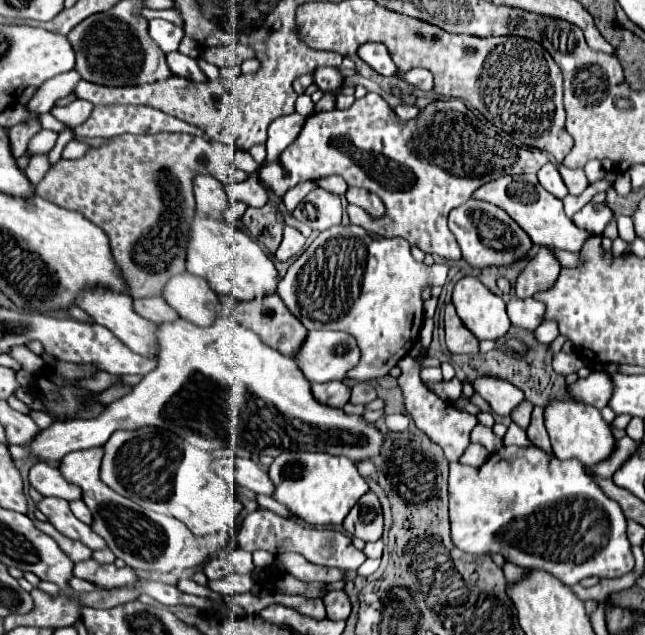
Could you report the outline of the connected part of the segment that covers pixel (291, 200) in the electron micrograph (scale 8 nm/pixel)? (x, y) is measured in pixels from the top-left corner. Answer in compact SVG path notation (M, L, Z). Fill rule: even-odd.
M299 183L299 185L295 185L289 193L285 193L285 197L283 197L283 203L285 203L285 209L295 209L297 205L299 205L299 201L309 193L309 191L313 191L313 189L317 189L319 185L317 183Z

